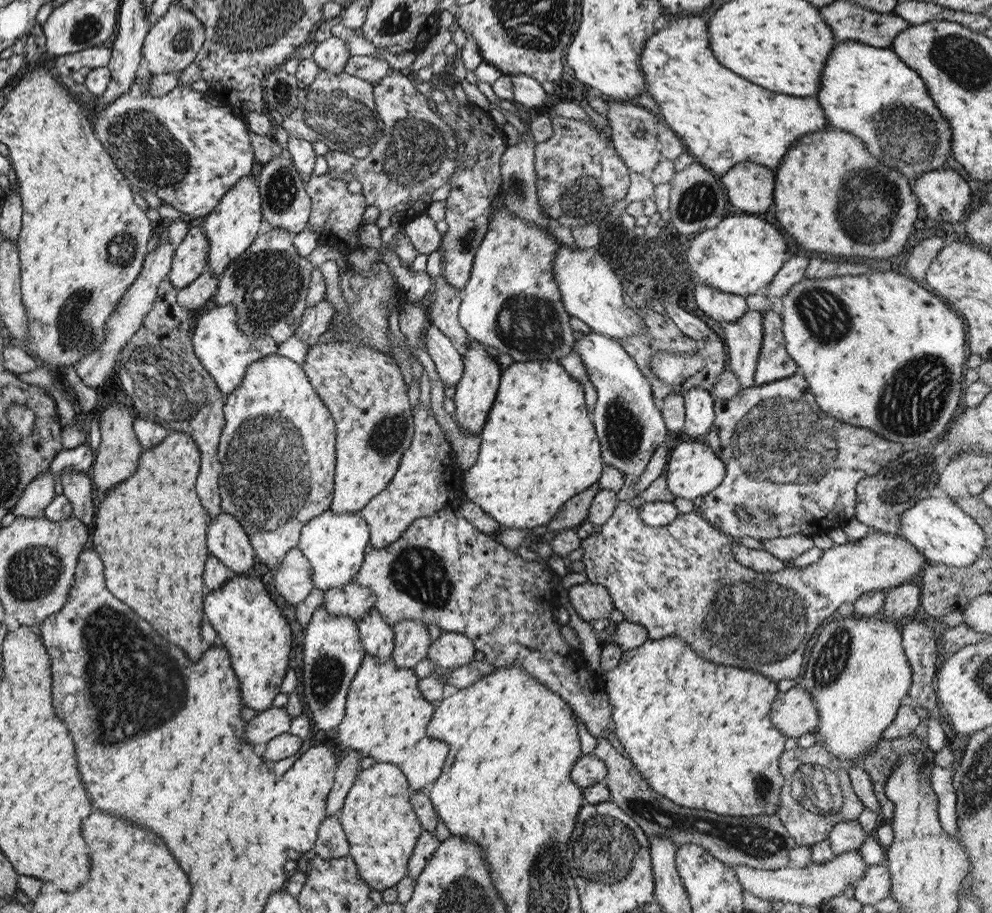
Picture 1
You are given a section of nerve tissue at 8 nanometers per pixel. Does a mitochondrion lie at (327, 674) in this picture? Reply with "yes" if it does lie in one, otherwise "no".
yes

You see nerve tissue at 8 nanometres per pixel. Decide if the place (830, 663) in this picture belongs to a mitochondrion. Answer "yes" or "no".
yes

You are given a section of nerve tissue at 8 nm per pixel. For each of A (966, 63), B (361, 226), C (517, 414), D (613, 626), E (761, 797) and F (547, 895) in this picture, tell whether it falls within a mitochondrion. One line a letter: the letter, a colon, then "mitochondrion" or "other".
A: mitochondrion
B: other
C: other
D: other
E: mitochondrion
F: mitochondrion

